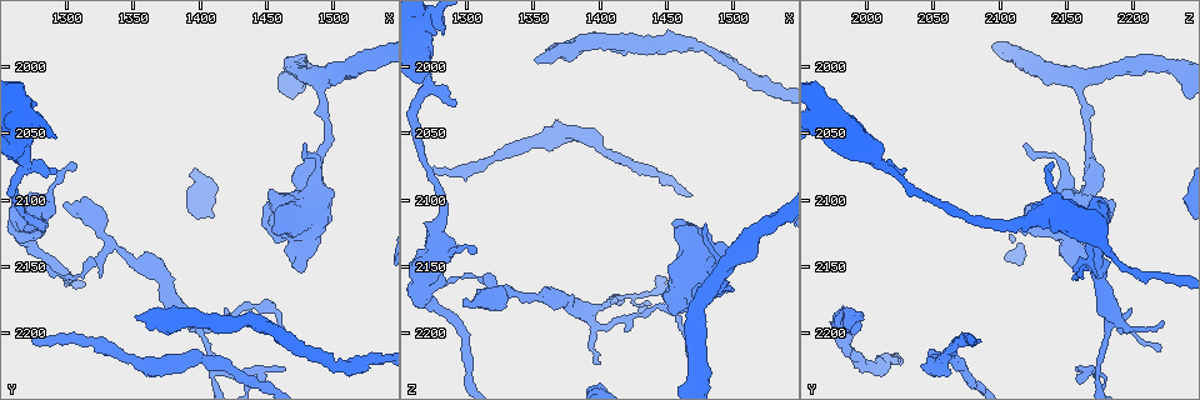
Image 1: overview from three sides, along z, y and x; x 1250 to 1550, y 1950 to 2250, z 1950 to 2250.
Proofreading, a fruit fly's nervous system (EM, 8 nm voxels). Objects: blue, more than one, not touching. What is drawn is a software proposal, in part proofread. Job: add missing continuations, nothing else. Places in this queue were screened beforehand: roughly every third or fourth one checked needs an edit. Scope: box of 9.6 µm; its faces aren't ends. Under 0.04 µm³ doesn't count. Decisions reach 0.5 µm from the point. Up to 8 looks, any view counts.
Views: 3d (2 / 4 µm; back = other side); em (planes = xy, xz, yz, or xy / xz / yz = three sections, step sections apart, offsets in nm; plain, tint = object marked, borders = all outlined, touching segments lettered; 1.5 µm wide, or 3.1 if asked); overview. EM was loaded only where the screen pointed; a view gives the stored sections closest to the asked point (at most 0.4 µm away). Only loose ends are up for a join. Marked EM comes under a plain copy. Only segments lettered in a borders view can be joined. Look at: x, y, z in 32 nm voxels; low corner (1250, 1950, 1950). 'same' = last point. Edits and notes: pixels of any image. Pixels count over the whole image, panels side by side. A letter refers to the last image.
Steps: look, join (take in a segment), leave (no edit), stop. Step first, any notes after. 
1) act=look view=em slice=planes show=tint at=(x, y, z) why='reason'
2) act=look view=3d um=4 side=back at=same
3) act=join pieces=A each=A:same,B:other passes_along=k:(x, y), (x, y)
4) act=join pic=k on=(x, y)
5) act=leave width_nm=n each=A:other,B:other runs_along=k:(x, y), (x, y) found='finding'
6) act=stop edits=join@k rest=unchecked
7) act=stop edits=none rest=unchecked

act=look view=3d um=2 side=back at=(1274, 2202, 2078) why='an open end'

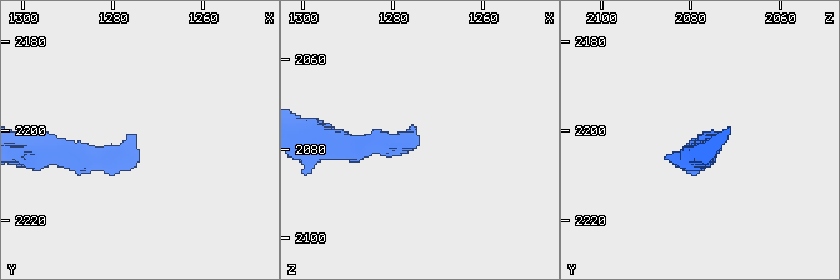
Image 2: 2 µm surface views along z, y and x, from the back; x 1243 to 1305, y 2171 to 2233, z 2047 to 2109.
act=look view=em slice=xy step=4 show=tint at=(1274, 2202, 2078) why='now the EM'

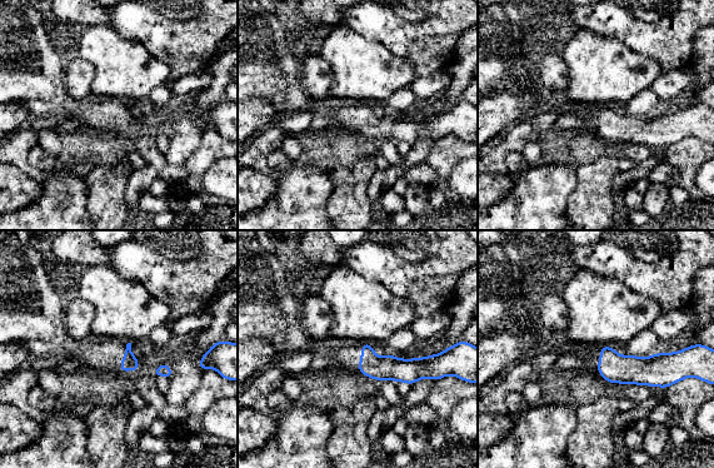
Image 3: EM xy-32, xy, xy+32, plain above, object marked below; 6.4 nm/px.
act=look view=em slice=xz step=8 show=borders at=same why='another direction'

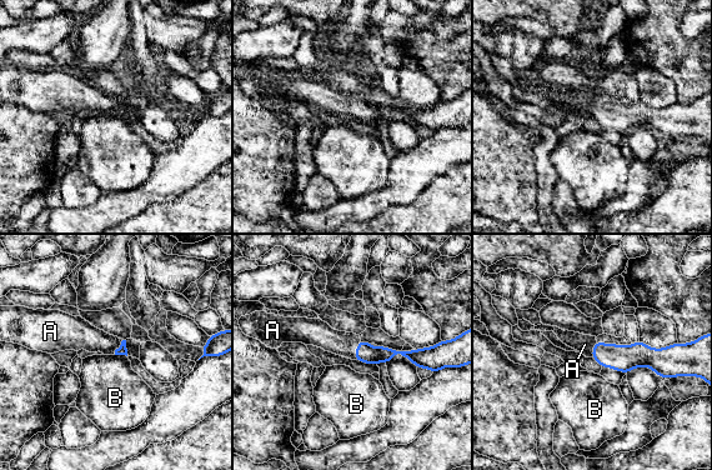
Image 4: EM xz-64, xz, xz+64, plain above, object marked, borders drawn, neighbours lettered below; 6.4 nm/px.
act=join pieces=A longest_contact=A:140nm each=A:same,B:other passes_along=4:(365, 353), (356, 349), (321, 334) found='the neuron continues'

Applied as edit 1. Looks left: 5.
act=look view=overview

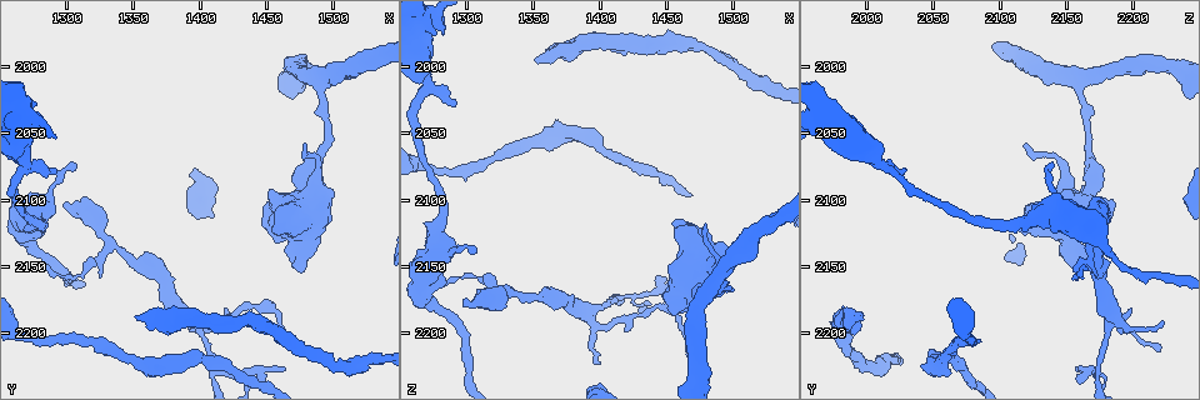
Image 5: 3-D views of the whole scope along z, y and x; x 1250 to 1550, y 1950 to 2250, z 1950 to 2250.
act=look view=3d um=2 at=(1298, 2104, 2180)

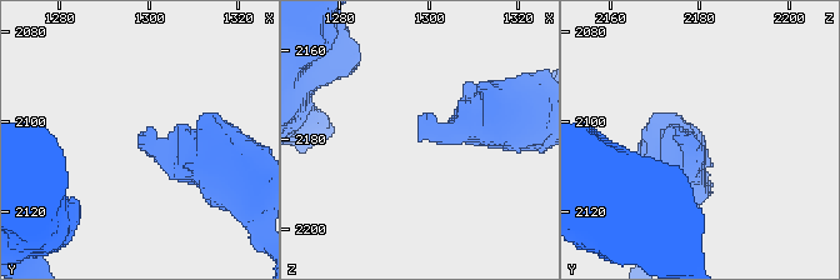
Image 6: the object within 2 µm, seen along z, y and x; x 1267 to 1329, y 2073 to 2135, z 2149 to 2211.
act=look view=em slice=planes show=tint at=(1297, 2104, 2179)

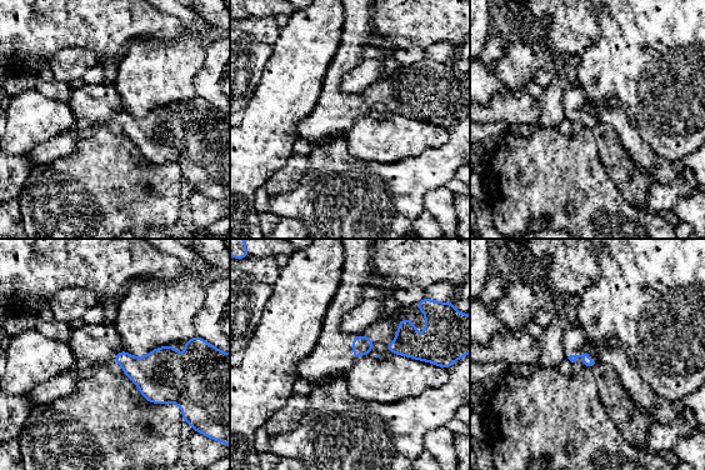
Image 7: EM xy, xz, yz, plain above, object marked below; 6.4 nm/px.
act=look view=em slice=planes show=borders at=same

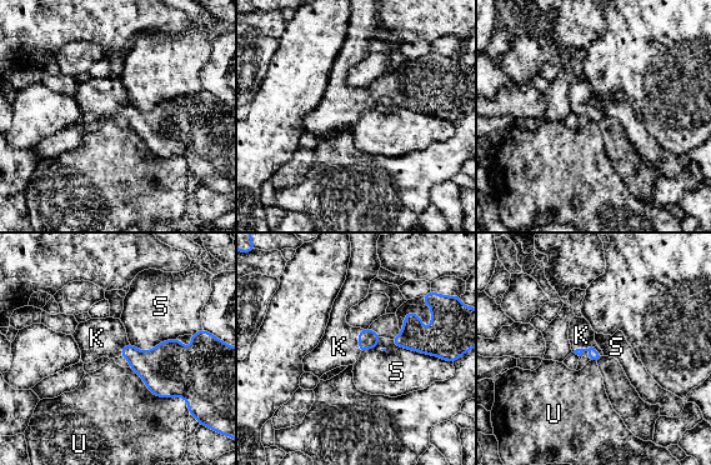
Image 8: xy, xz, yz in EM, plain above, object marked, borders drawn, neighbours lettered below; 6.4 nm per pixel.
act=join pieces=K longest_contact=U:440nm each=K:same,S:other,U:other found='it goes on there'

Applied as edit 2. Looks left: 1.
act=look view=em slice=planes show=borders at=(1292, 2078, 2028) why='branch stops here'

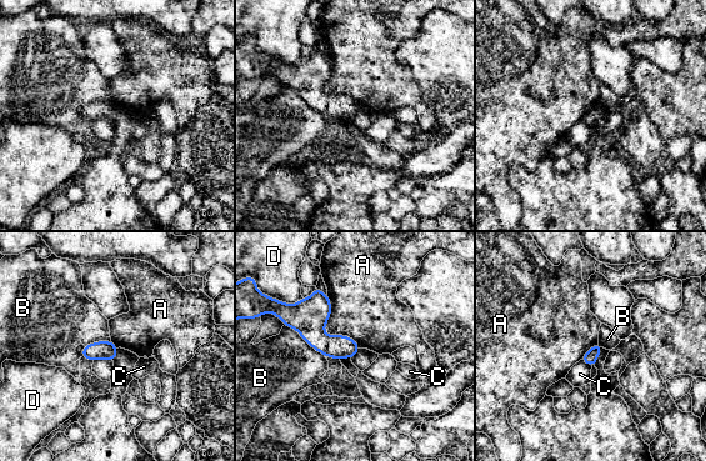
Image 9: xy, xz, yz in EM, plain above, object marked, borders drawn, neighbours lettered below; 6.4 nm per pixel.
act=leave each=A:other,B:other,C:other,D:other border=9:(326, 295), (324, 331), (360, 347) found='none of them fits'

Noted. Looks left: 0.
act=stop edits=join@4,join@8 rest=unchecked

